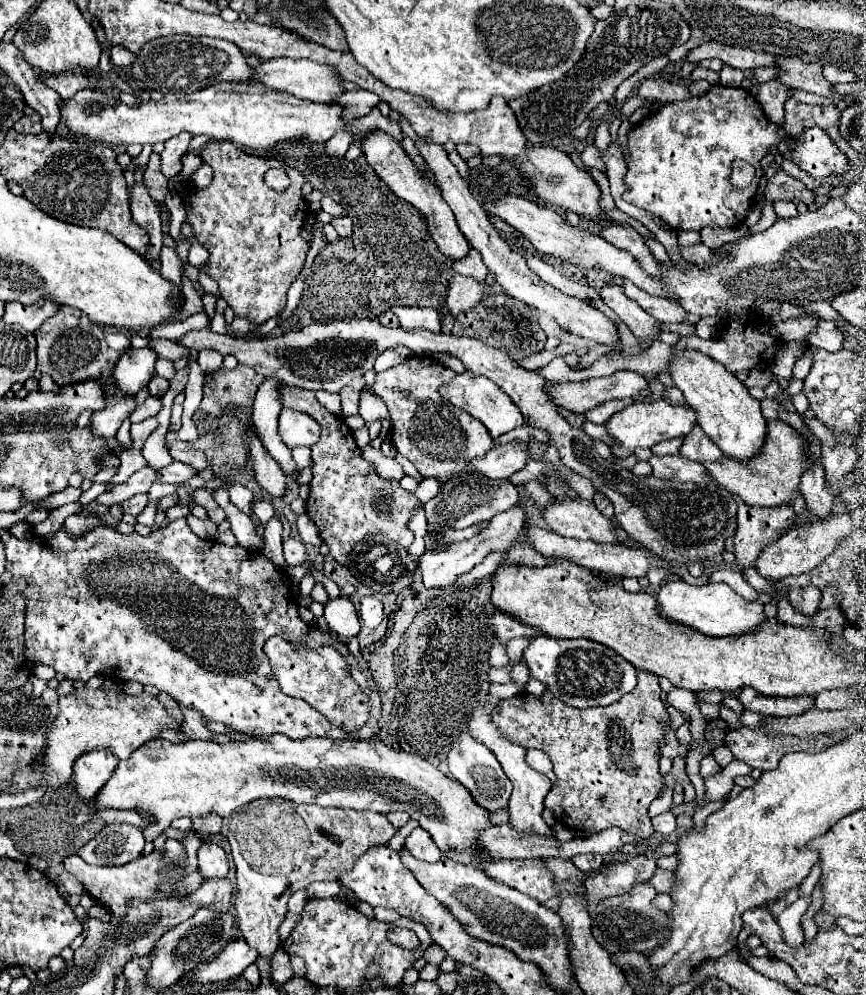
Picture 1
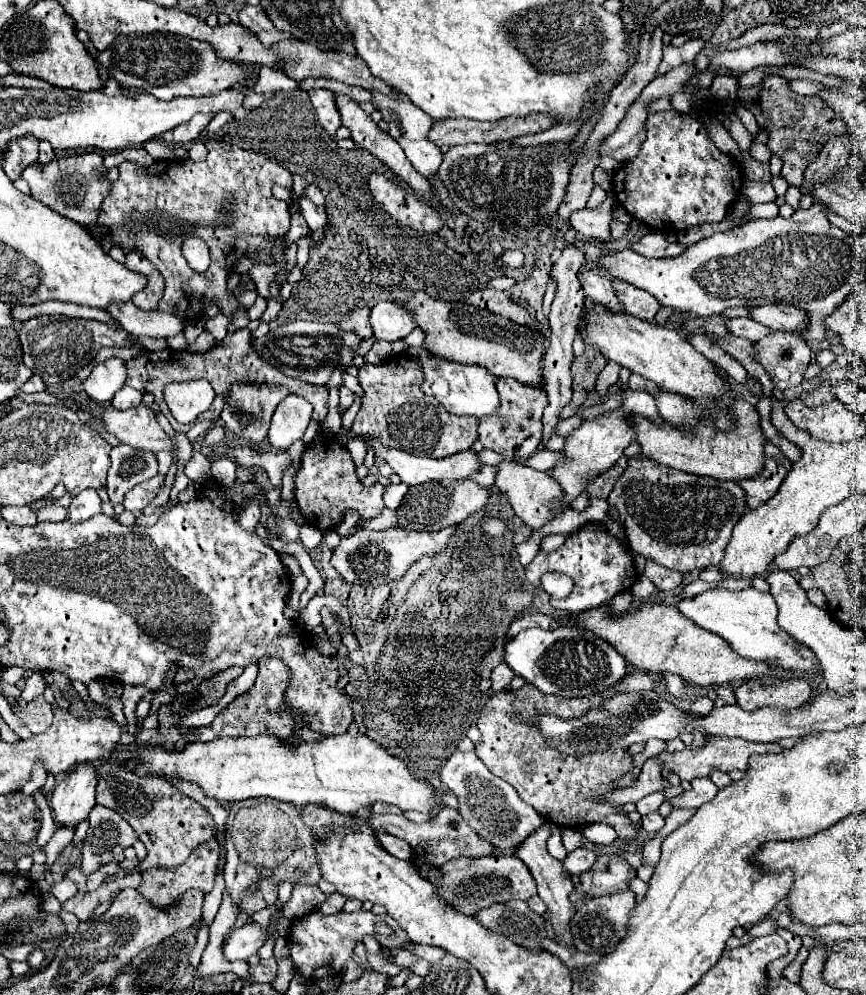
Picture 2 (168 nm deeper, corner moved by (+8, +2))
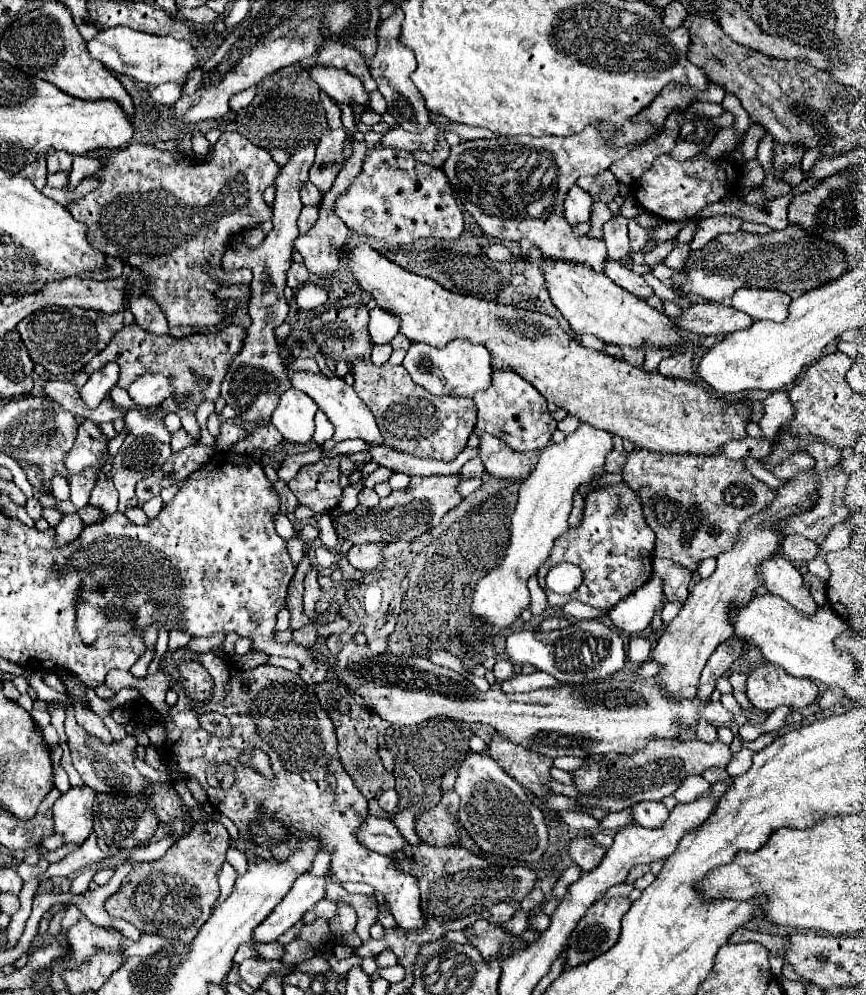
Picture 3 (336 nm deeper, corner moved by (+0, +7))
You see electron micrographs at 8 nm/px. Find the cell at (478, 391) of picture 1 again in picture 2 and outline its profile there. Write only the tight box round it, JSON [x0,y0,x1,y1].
[409,347,499,417]

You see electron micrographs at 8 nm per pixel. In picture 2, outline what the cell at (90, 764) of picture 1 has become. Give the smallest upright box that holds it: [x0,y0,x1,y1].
[51,763,97,827]

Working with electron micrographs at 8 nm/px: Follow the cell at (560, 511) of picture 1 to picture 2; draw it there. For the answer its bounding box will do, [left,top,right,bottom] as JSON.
[495,461,561,529]

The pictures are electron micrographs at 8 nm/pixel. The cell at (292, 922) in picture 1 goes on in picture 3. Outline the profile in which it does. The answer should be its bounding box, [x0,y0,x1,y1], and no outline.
[233,943,259,965]

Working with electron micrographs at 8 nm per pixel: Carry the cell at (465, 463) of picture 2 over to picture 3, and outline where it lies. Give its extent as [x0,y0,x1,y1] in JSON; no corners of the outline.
[289,370,387,446]

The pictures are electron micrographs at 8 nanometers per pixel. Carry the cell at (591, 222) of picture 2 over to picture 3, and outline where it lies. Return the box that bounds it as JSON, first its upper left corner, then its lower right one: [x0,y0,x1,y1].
[565,186,589,226]

